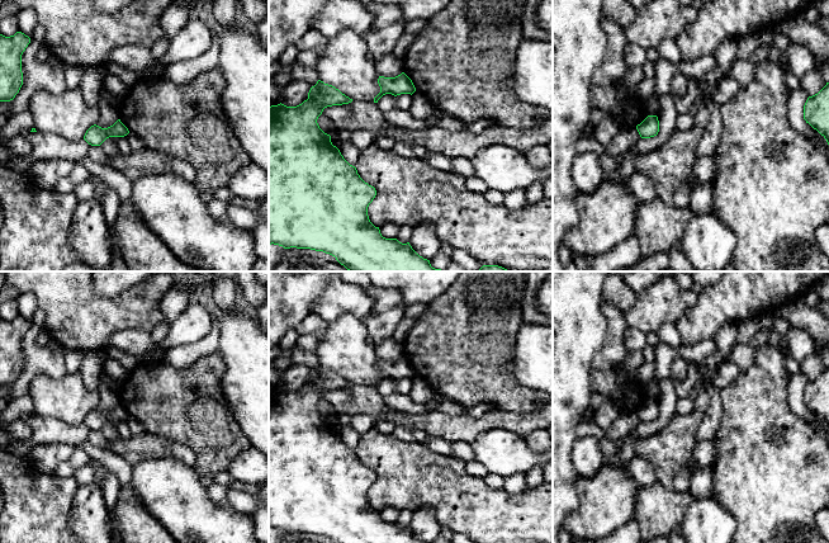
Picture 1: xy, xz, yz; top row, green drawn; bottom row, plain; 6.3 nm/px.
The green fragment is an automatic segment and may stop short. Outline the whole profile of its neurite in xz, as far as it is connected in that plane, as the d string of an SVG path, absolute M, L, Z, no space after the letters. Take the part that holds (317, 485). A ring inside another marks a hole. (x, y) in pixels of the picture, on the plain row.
M318 364L302 388L269 391L269 529L323 535L336 543L423 543L409 527L383 521L370 506L368 491L375 472L360 462L317 407L325 392L351 386Z

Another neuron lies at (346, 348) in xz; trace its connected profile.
M350 313L328 322L316 355L321 365L355 386L374 386L380 377L379 359L369 331L361 320Z

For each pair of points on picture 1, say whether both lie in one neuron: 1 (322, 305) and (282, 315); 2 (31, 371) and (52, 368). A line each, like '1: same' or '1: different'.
1: different
2: same

